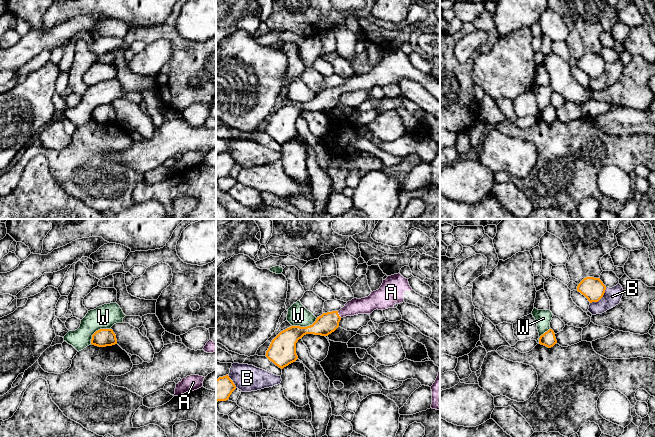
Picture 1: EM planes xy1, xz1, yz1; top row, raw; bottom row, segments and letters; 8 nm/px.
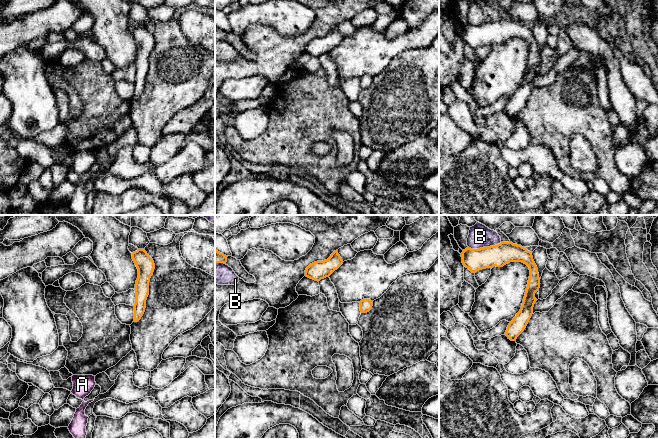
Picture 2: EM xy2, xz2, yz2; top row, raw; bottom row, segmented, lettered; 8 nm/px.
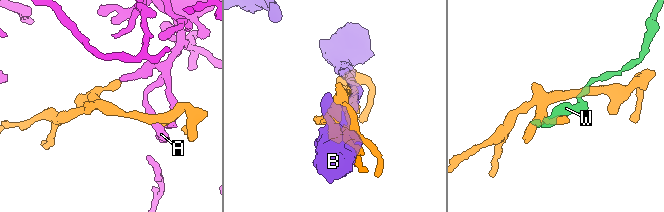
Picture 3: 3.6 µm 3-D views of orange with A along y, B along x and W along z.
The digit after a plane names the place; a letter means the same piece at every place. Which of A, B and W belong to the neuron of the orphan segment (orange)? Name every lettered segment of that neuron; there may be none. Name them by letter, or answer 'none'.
A

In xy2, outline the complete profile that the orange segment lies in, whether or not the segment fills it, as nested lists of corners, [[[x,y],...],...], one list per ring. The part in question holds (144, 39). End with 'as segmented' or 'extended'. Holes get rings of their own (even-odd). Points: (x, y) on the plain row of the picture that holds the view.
[[[138,25],[132,29],[132,35],[138,45],[138,54],[135,60],[134,97],[141,95],[145,88],[146,76],[149,71],[149,58],[153,51],[155,40],[145,25]]]; as segmented

